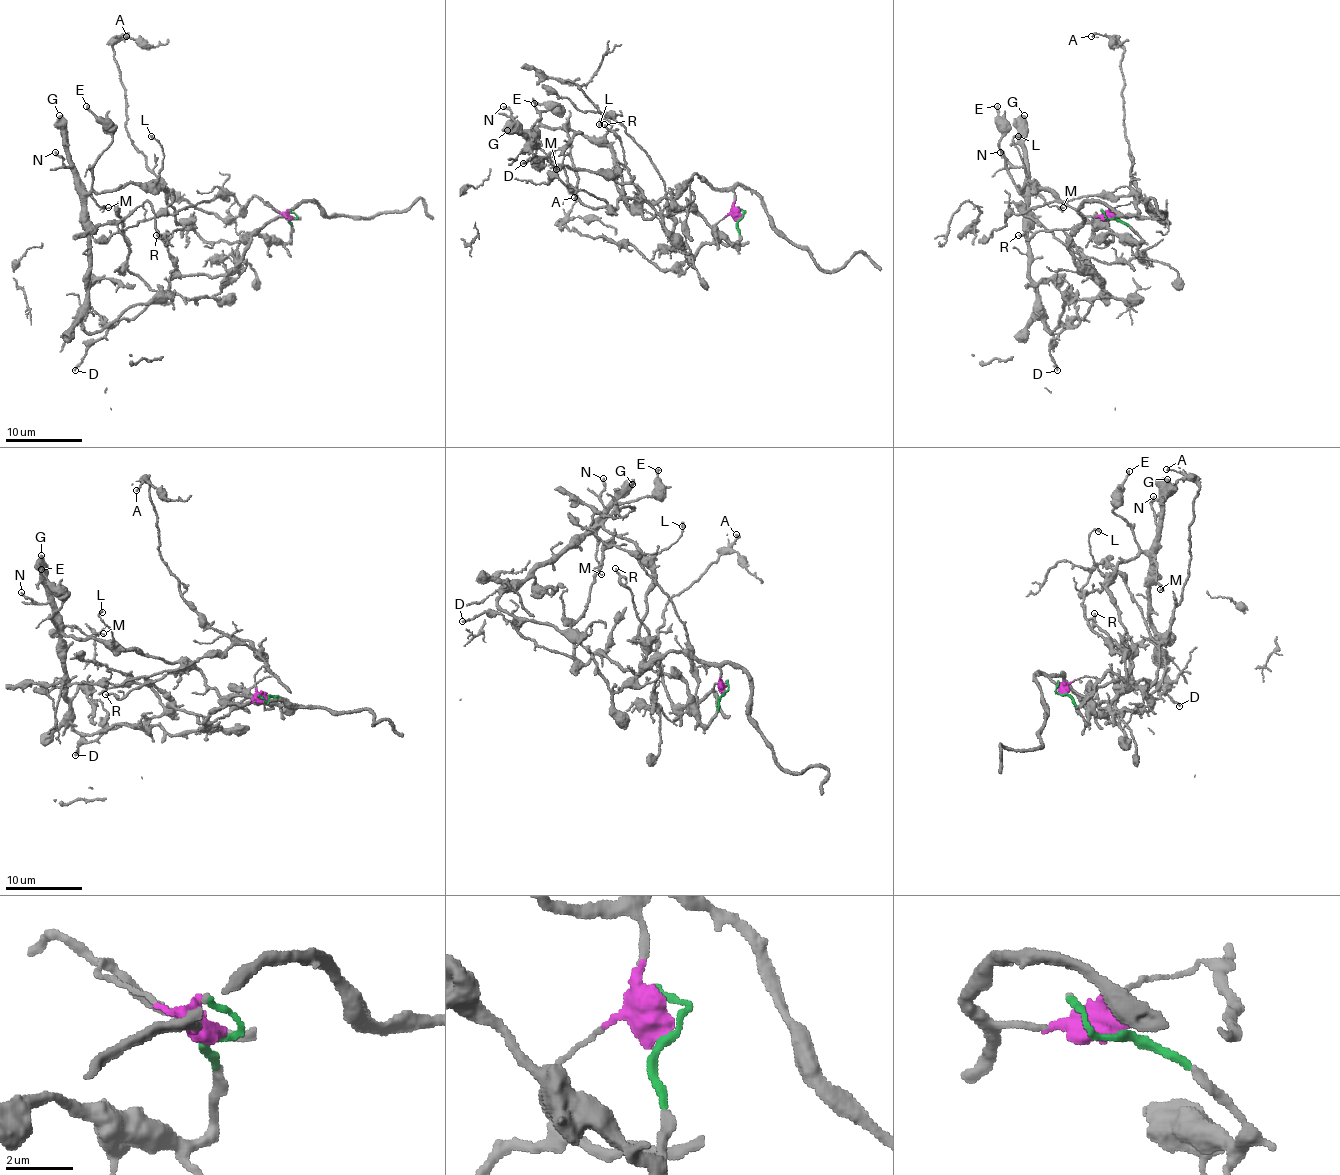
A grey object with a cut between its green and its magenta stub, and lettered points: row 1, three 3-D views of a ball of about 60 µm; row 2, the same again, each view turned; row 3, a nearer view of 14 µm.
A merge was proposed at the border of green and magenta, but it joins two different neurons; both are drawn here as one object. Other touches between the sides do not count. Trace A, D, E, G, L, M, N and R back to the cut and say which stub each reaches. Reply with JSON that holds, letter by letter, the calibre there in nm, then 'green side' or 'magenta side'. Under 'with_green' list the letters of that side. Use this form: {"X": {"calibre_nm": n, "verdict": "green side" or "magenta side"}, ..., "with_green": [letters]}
{"A": {"calibre_nm": 190, "verdict": "magenta side"}, "D": {"calibre_nm": 170, "verdict": "magenta side"}, "E": {"calibre_nm": 220, "verdict": "green side"}, "G": {"calibre_nm": 480, "verdict": "green side"}, "L": {"calibre_nm": 180, "verdict": "green side"}, "M": {"calibre_nm": 110, "verdict": "green side"}, "N": {"calibre_nm": 200, "verdict": "green side"}, "R": {"calibre_nm": 170, "verdict": "green side"}, "with_green": ["E", "G", "L", "M", "N", "R"]}

